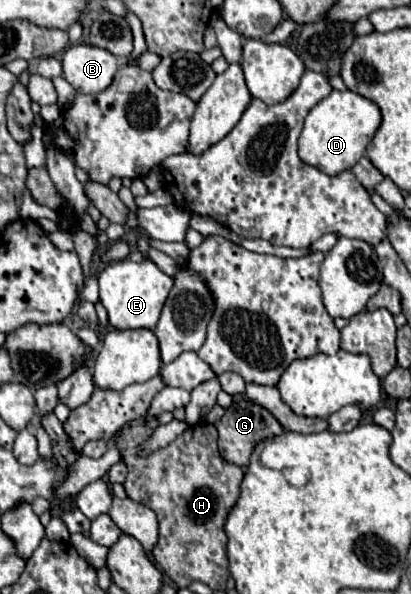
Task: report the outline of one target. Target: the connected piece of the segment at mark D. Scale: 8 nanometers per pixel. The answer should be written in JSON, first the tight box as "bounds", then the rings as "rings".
{"bounds":[299,89,381,177],"rings":[[[333,89],[305,117],[305,127],[299,137],[299,157],[307,165],[313,165],[319,171],[333,177],[345,169],[351,169],[363,157],[365,147],[373,139],[379,125],[381,111],[371,99],[349,89],[347,91]]]}

